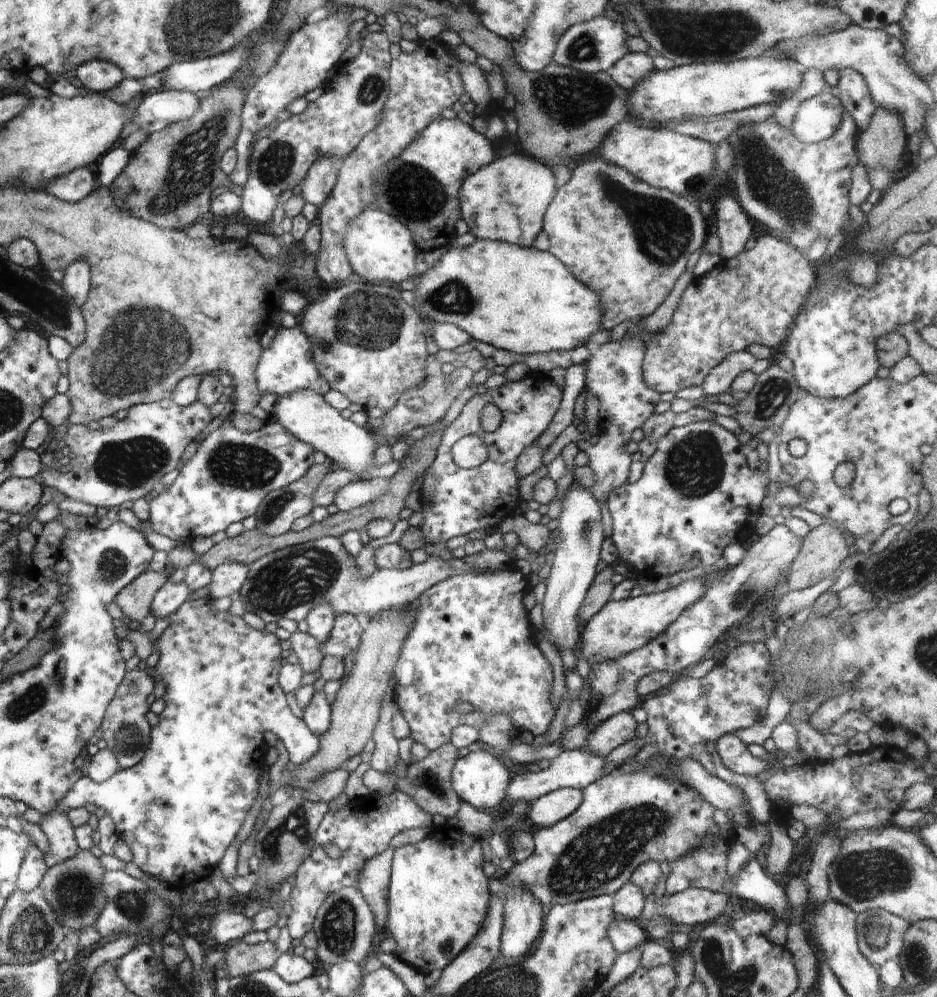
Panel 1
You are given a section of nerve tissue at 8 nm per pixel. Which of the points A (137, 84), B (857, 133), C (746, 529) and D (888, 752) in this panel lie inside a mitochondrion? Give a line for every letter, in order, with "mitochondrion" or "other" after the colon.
A: other
B: other
C: other
D: other

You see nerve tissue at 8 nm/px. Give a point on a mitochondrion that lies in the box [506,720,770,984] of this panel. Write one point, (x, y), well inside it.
(598, 854)

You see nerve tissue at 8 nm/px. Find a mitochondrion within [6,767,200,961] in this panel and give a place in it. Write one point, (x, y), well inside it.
(76, 894)

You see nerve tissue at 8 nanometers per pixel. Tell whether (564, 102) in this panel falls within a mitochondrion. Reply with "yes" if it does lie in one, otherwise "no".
yes

